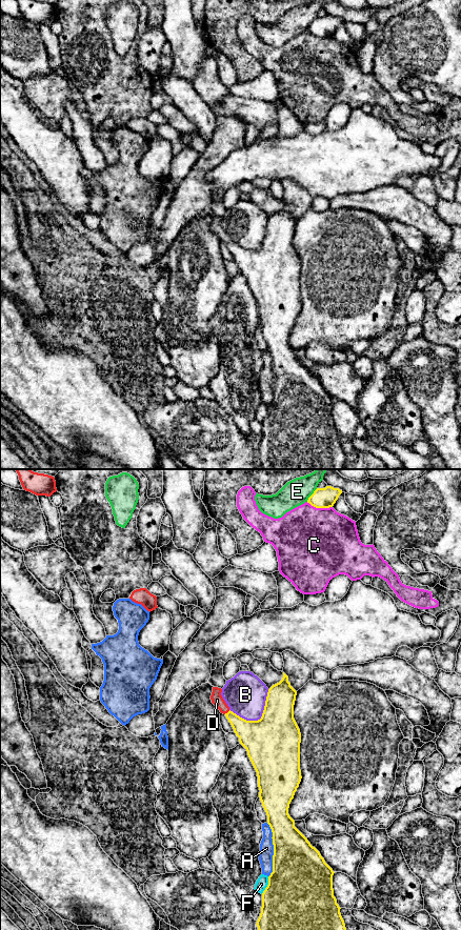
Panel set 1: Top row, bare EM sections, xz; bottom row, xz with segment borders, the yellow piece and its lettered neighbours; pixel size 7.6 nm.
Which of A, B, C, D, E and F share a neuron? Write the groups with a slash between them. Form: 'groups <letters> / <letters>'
groups A / B / C / D / E / F

